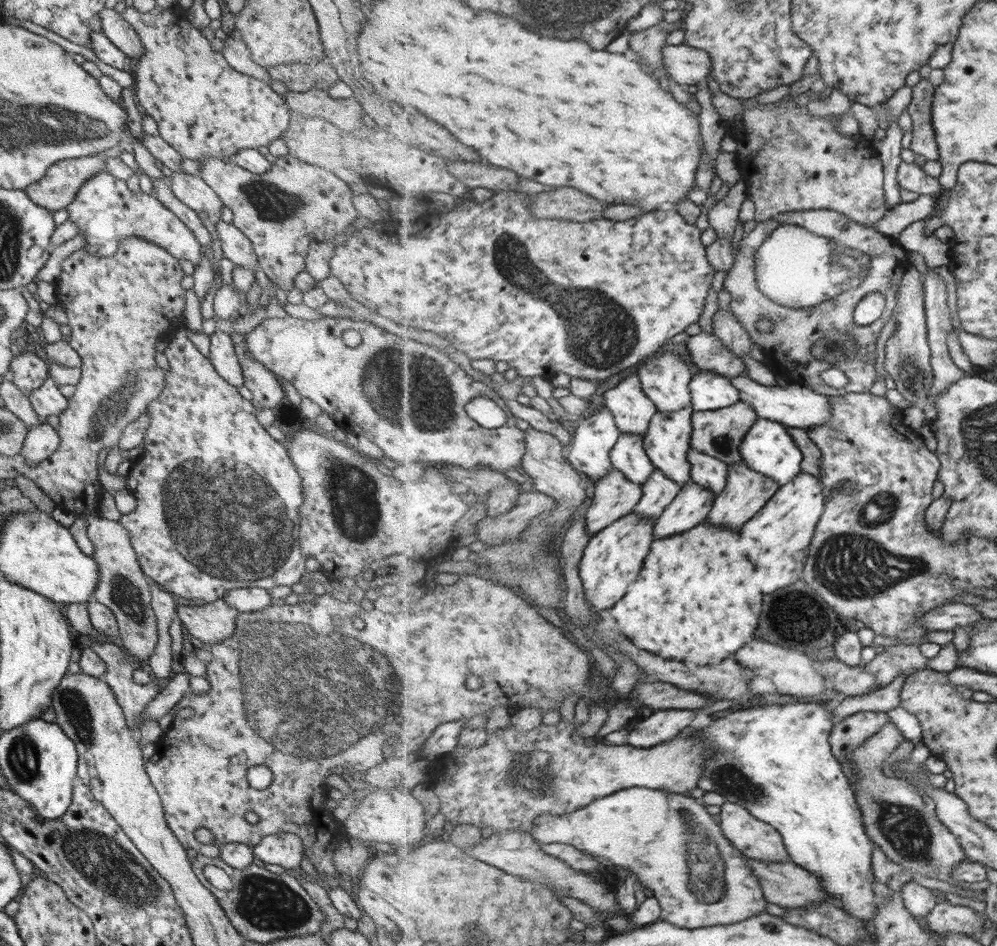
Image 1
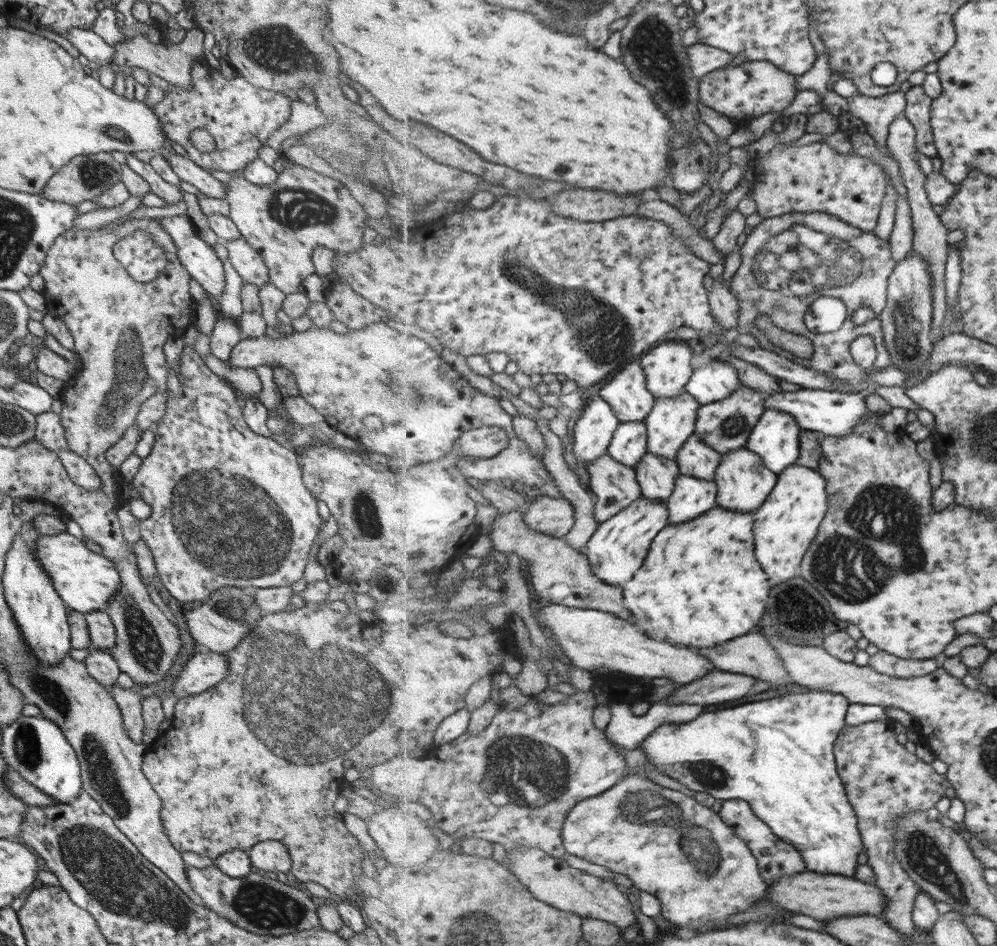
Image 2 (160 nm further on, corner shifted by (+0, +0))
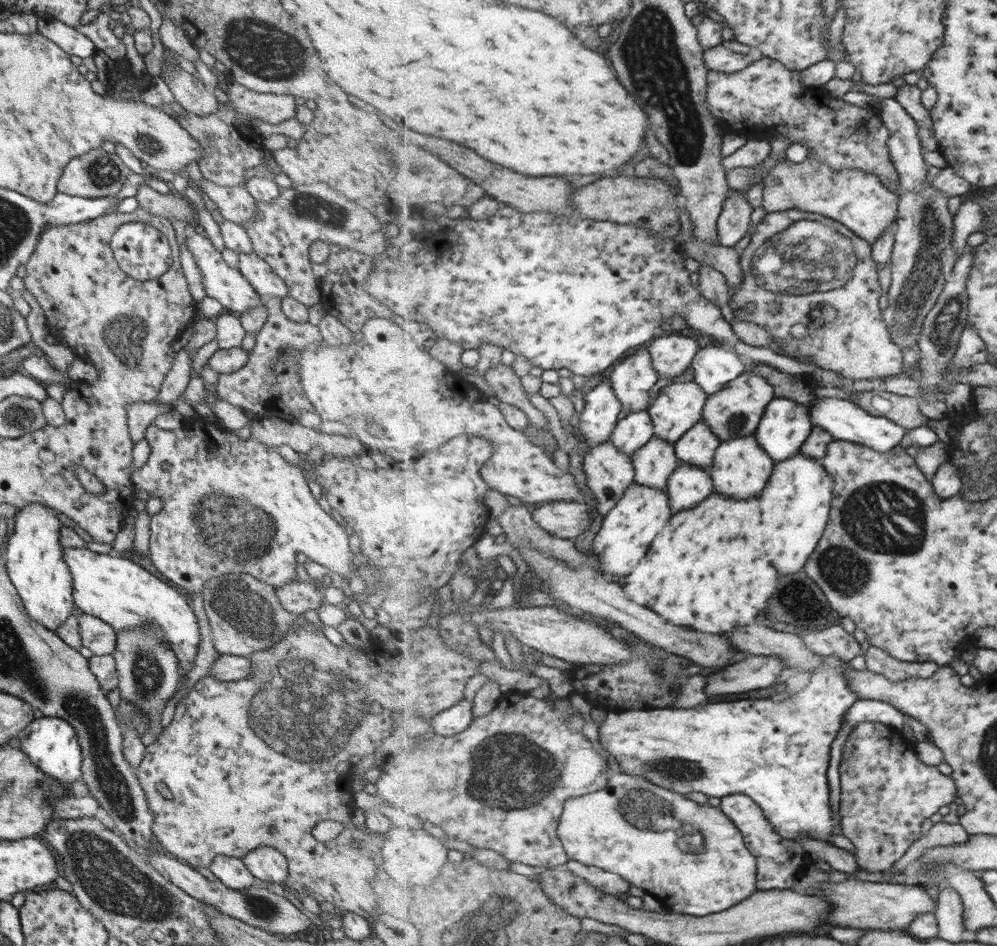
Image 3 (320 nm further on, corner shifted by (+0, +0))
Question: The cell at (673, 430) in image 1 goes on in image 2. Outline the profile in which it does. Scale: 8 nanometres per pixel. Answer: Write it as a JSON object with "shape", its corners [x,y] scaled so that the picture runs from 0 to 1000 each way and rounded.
{"shape":[[[691,413],[681,420],[663,420],[648,442],[650,478],[678,487],[682,476],[698,458],[704,427]]]}

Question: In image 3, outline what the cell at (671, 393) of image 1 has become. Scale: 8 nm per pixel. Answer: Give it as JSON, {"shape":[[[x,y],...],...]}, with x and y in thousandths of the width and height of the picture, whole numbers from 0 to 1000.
{"shape":[[[680,351],[662,352],[649,369],[654,374],[655,387],[665,402],[687,396],[702,372],[696,356],[684,355]]]}

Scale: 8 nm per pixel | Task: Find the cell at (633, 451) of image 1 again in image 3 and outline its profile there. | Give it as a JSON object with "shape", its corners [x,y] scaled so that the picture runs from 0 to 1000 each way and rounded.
{"shape":[[[646,433],[625,440],[614,458],[613,466],[623,478],[635,482],[657,461],[654,439]]]}

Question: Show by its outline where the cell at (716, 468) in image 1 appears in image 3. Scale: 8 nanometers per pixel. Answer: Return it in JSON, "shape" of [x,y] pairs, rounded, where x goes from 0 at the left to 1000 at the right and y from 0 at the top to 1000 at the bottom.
{"shape":[[[703,443],[701,448],[677,468],[677,473],[683,488],[711,496],[717,488],[723,468],[724,465],[715,457],[710,446]]]}

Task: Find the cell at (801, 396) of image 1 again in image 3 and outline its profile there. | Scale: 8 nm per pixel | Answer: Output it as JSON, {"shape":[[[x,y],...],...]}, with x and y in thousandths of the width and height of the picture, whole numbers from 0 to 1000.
{"shape":[[[828,420],[821,421],[812,431],[817,451],[824,450],[827,455],[830,455],[839,465],[864,468],[884,478],[892,478],[893,476],[901,474],[902,469],[904,469],[904,465],[908,463],[908,459],[911,457],[911,453],[900,448],[895,443],[872,438],[868,434],[868,431],[862,430],[862,428],[852,423]]]}

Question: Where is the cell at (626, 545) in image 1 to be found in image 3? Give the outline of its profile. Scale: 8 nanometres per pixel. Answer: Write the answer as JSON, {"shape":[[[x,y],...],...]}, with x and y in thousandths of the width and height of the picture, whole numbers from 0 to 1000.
{"shape":[[[637,510],[637,512],[629,518],[629,521],[626,522],[626,525],[618,533],[618,537],[613,538],[605,548],[602,560],[595,572],[597,586],[594,590],[604,596],[604,598],[602,598],[603,605],[607,605],[607,607],[613,606],[620,610],[628,610],[629,607],[633,607],[633,603],[647,590],[653,573],[661,568],[661,564],[665,562],[665,558],[674,550],[676,542],[672,535],[670,519],[662,517],[661,515],[647,514]]]}

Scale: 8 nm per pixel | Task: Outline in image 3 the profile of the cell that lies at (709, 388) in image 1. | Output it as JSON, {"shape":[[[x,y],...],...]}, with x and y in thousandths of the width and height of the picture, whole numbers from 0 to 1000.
{"shape":[[[719,362],[712,363],[702,368],[702,372],[695,379],[695,402],[700,404],[710,418],[721,415],[723,411],[729,408],[730,404],[741,400],[751,389],[751,385],[745,387],[743,382],[741,381],[741,373],[734,366]]]}

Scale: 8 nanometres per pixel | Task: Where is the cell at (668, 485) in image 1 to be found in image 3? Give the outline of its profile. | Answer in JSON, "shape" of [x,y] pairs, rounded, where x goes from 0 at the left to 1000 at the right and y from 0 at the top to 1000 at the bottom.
{"shape":[[[655,462],[645,475],[641,475],[634,487],[638,494],[638,510],[647,514],[661,515],[669,519],[671,506],[678,499],[683,486],[677,469]]]}

